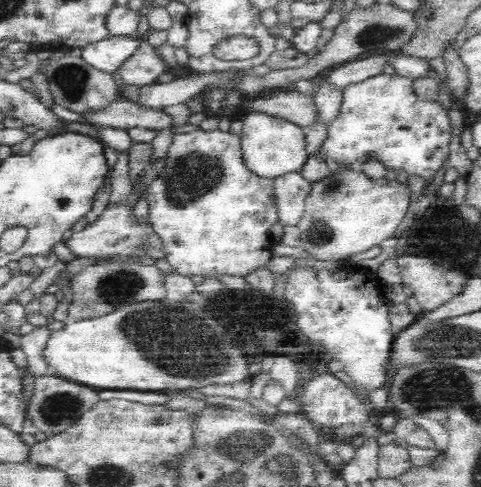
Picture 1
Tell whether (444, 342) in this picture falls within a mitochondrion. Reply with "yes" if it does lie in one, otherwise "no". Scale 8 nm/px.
yes

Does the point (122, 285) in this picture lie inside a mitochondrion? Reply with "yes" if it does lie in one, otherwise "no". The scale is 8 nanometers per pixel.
yes

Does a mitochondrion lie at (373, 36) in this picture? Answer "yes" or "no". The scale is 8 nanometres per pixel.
yes

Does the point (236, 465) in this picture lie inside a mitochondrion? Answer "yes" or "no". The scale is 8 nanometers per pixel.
yes

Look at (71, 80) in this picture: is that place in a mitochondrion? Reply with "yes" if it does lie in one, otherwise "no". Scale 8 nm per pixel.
yes

